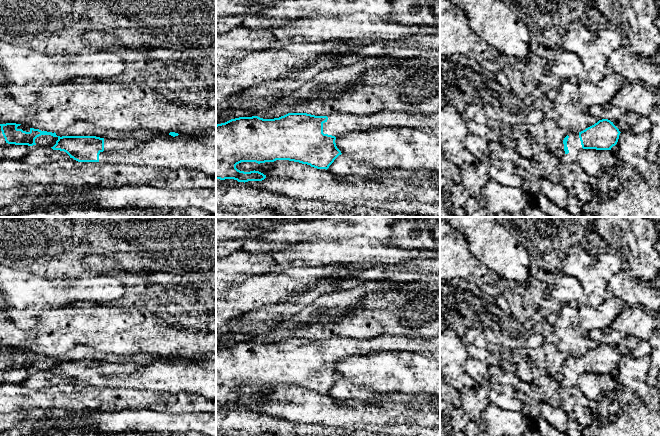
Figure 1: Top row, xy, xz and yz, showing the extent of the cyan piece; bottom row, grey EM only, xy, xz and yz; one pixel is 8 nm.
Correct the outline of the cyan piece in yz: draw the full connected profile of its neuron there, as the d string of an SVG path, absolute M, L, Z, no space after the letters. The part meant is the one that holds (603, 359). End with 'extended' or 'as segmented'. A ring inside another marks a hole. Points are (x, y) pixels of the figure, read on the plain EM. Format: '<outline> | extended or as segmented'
M608 343L599 344L581 356L569 356L563 364L560 382L564 387L576 387L583 373L611 374L620 357Z | extended

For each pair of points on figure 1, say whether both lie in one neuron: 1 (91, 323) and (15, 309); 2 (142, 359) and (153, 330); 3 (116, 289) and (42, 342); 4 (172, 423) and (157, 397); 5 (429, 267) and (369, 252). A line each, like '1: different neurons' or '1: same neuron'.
1: different neurons
2: different neurons
3: different neurons
4: different neurons
5: different neurons

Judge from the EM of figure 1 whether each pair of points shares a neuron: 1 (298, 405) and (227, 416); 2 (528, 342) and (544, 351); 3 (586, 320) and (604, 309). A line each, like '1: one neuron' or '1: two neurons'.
1: two neurons
2: two neurons
3: one neuron

